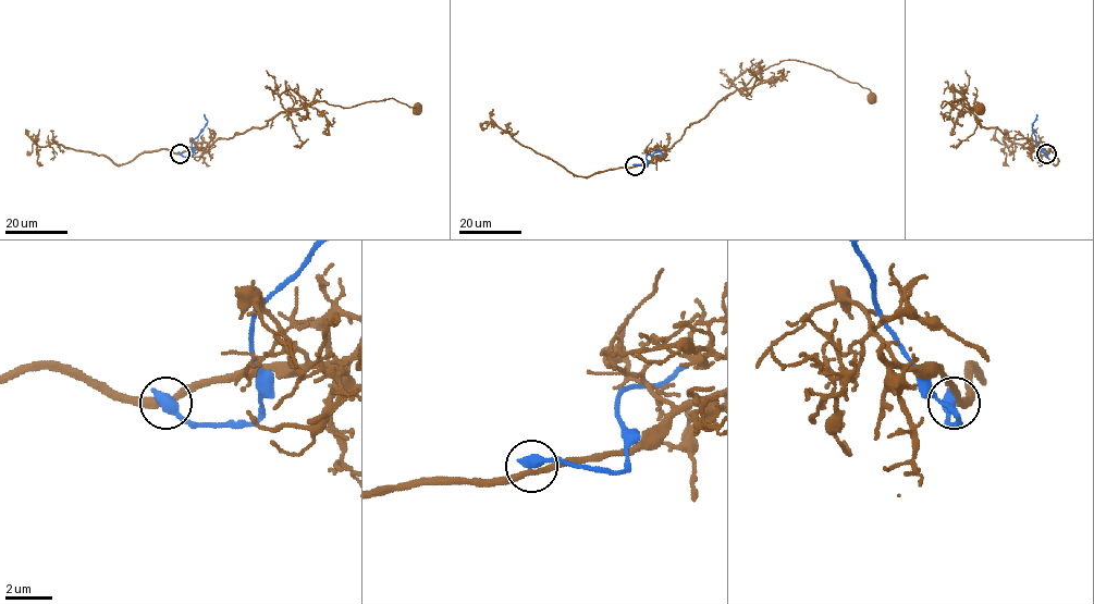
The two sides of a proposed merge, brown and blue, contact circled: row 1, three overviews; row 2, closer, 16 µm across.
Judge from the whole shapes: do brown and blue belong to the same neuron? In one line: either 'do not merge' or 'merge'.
do not merge

